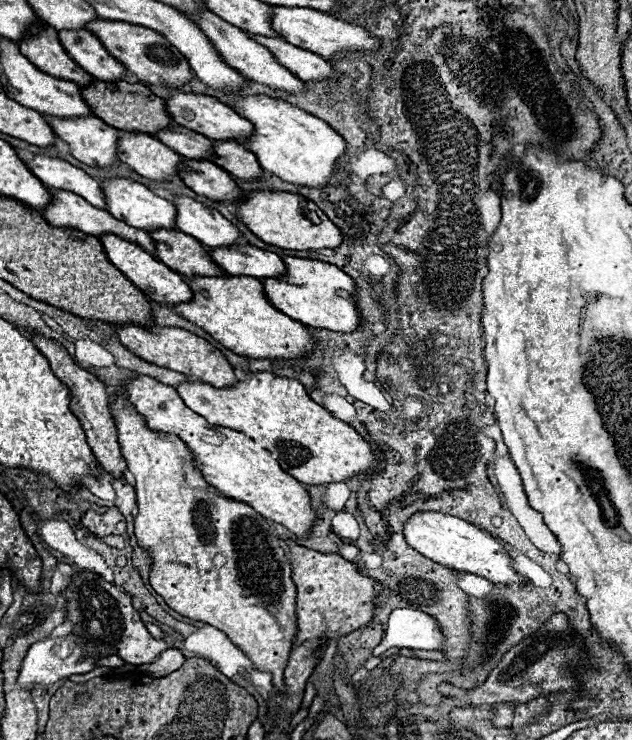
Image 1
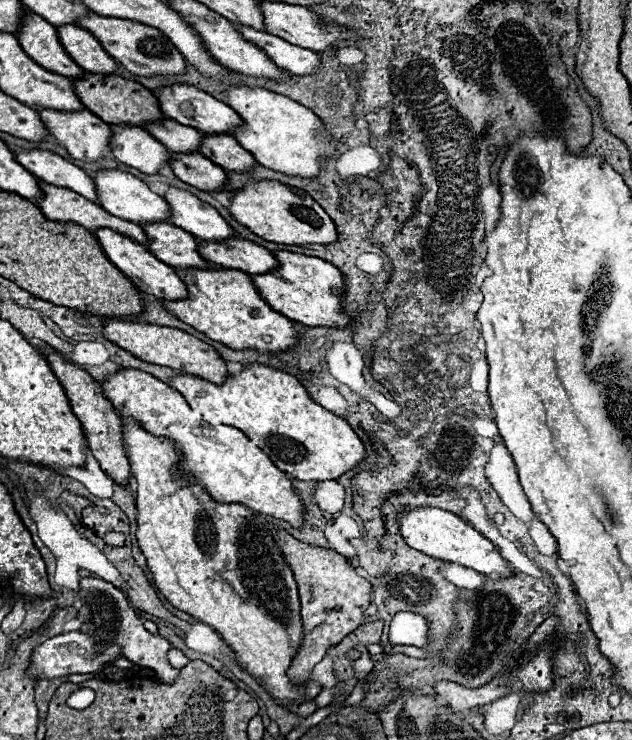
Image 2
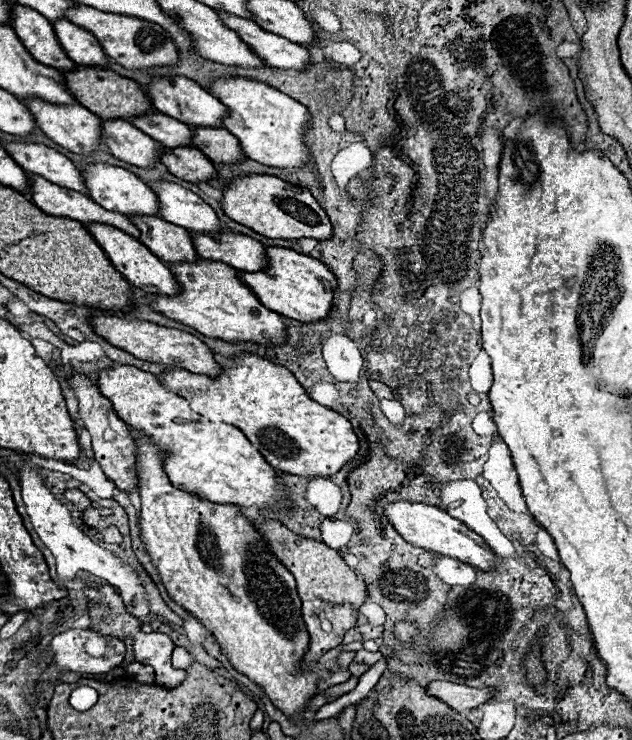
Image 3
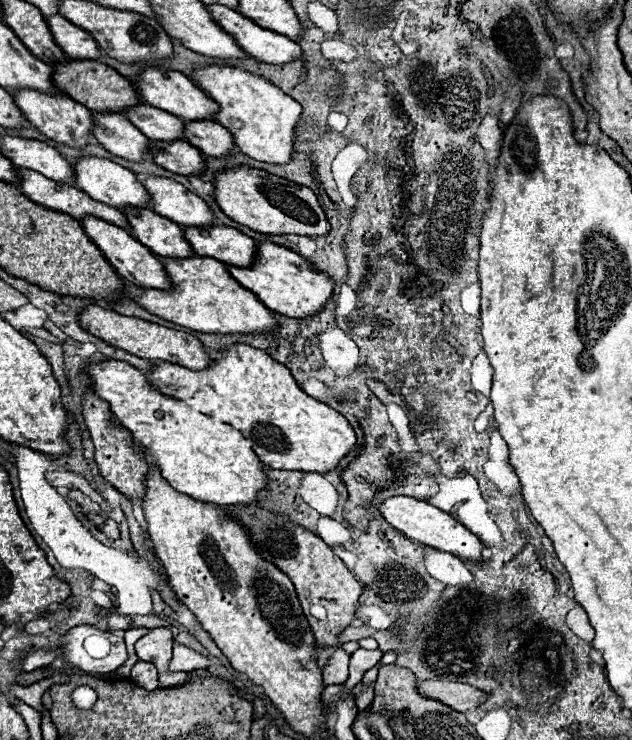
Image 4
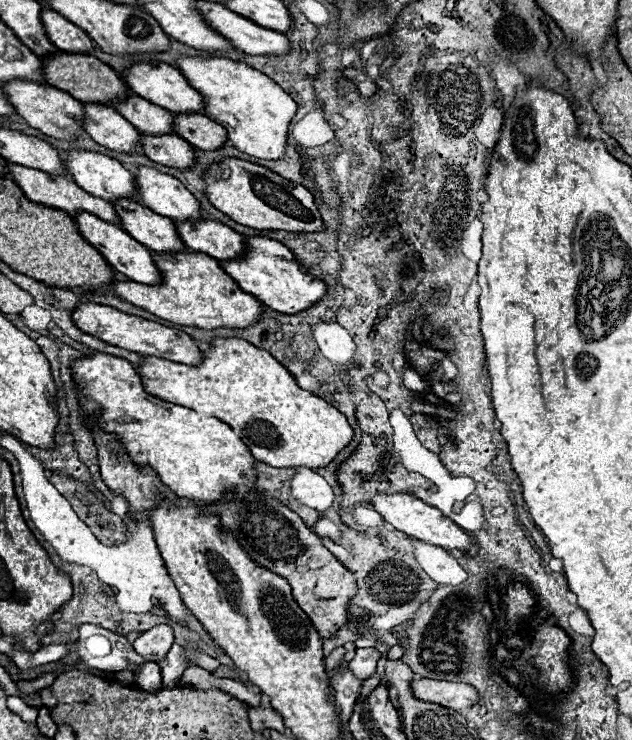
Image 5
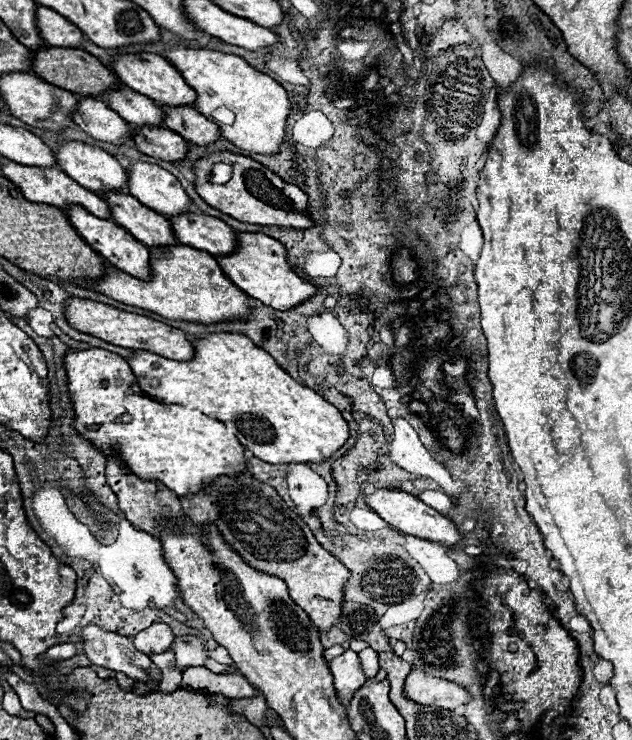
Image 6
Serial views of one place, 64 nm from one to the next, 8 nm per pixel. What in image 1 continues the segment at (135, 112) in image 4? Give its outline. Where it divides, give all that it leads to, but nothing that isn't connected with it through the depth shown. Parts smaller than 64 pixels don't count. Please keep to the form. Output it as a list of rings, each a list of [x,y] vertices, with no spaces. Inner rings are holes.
[[[172,124],[170,128],[158,132],[156,138],[188,160],[212,160],[212,156],[214,156],[212,140],[208,140],[180,124]]]

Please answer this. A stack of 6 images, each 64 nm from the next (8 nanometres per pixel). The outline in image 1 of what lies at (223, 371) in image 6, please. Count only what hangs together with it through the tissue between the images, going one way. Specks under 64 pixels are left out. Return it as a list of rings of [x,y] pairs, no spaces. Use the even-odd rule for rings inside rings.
[[[256,372],[240,380],[234,388],[186,382],[178,386],[178,394],[190,410],[204,416],[210,424],[244,432],[272,452],[280,466],[302,484],[324,486],[344,482],[358,474],[372,474],[378,468],[370,444],[350,424],[334,418],[326,408],[316,404],[298,380]]]

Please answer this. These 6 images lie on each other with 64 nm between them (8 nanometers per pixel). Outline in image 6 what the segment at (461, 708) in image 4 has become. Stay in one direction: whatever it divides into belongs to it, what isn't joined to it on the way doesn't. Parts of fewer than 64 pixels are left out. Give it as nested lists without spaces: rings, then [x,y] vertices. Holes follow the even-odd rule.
[[[412,668],[410,676],[406,678],[404,692],[414,702],[420,702],[424,706],[438,706],[446,710],[454,710],[456,706],[468,704],[472,700],[472,694],[464,686],[428,676],[418,668]]]

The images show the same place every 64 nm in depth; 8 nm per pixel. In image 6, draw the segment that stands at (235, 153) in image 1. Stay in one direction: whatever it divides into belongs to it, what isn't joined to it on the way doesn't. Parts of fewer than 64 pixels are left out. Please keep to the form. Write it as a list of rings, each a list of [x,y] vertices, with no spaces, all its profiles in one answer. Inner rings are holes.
[[[182,106],[182,108],[162,108],[166,114],[166,126],[168,130],[180,134],[184,140],[198,144],[198,146],[208,146],[220,140],[220,128],[210,122],[208,118],[200,116],[200,112],[192,106]]]

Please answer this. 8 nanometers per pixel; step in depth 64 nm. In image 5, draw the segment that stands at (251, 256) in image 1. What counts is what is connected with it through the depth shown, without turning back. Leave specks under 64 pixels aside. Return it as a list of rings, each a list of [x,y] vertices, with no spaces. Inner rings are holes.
[[[192,220],[192,222],[176,222],[178,234],[188,248],[194,252],[208,254],[216,260],[236,260],[244,258],[246,252],[246,236],[234,232],[226,224],[216,220]]]

